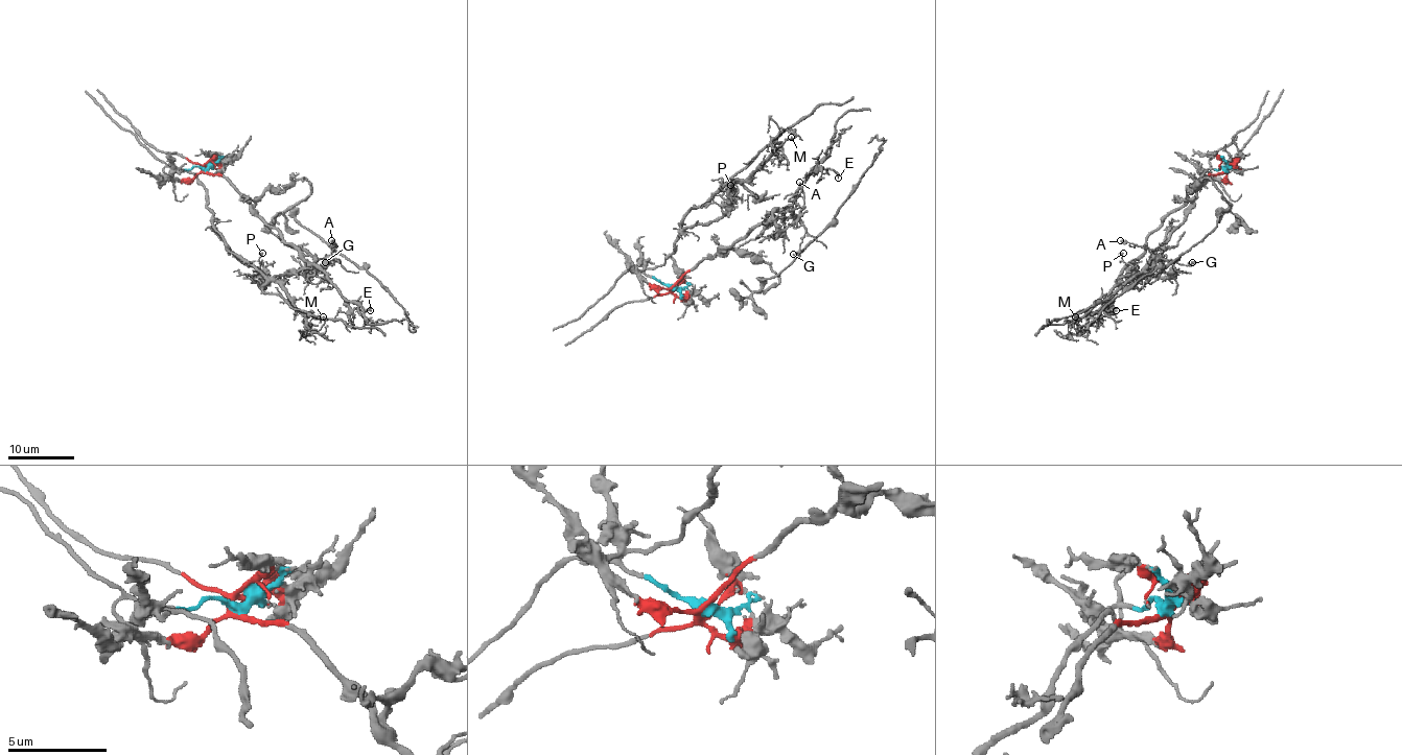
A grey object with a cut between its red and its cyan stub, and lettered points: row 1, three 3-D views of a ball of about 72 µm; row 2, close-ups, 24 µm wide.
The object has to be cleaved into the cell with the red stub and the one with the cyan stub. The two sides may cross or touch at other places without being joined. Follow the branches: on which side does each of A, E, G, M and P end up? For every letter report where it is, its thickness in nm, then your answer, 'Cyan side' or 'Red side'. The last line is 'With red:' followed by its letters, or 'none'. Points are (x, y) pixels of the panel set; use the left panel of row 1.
A: Place: (331, 240). Thickness 150 nm. Red side
E: Place: (370, 310). Thickness 90 nm. Red side
G: Place: (325, 262). Thickness 160 nm. Red side
M: Place: (323, 316). Thickness 100 nm. Cyan side
P: Place: (262, 253). Thickness 160 nm. Cyan side
With red: A, E, G

